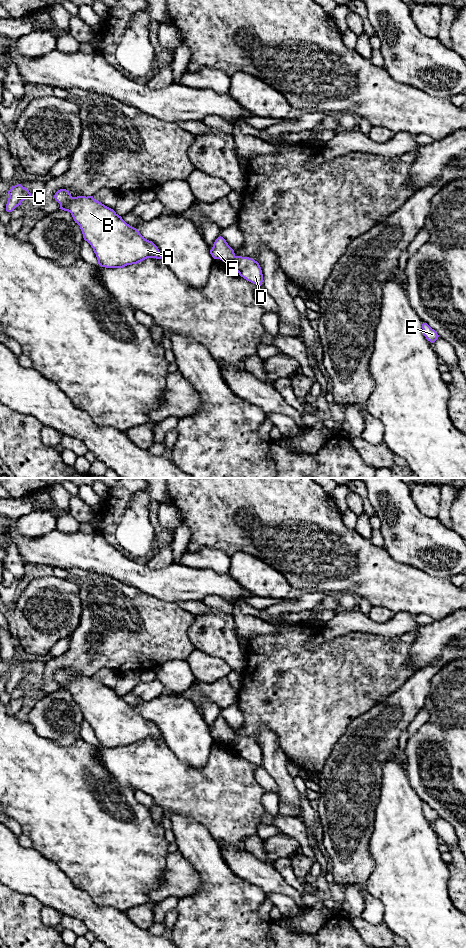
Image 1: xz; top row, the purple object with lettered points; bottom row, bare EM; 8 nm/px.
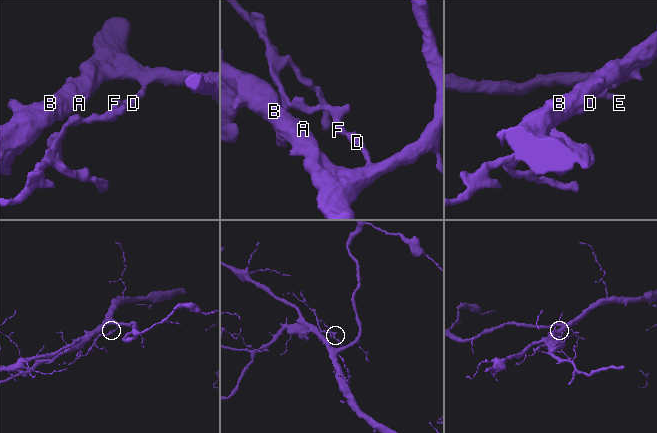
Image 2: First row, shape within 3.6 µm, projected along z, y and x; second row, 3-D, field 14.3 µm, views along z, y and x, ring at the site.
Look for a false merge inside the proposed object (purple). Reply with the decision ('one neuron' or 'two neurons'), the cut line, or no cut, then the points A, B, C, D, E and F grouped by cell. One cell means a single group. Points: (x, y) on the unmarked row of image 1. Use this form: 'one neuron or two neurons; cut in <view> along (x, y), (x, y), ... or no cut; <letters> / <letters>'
two neurons; cut in xz along (236, 736), (233, 742); A B C D E / F

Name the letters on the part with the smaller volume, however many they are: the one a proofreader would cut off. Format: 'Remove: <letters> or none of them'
Remove: F

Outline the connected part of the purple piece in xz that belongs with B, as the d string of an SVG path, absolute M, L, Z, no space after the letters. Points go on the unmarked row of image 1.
M60 669L54 675L60 688L71 693L80 706L83 718L93 728L98 744L106 748L123 748L147 738L163 739L158 727L145 719L138 709L127 704L113 689L95 680L93 676L72 677L68 670Z

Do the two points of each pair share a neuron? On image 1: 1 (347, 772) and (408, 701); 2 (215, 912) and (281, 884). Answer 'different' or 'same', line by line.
1: same
2: different

